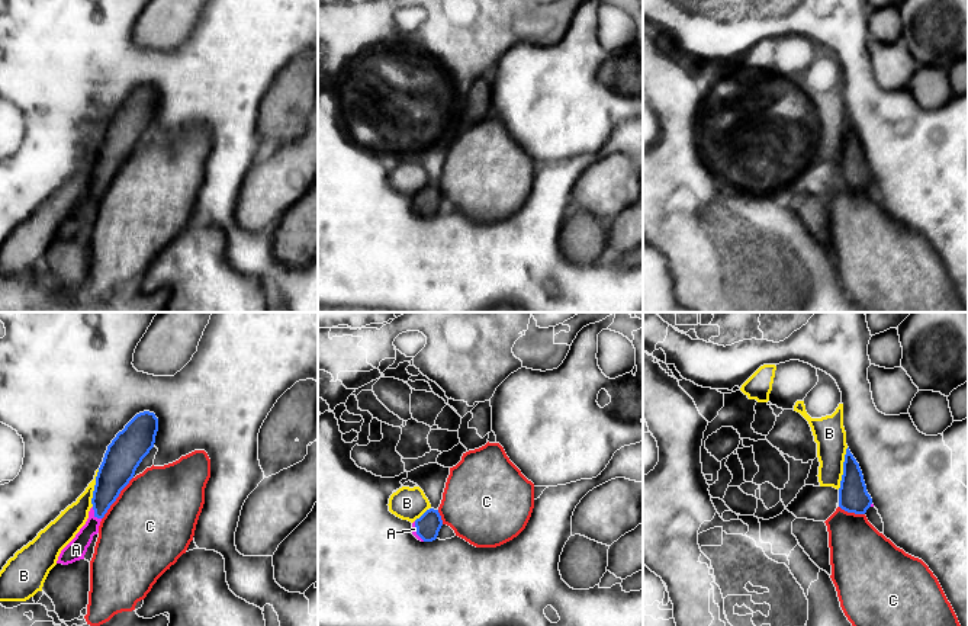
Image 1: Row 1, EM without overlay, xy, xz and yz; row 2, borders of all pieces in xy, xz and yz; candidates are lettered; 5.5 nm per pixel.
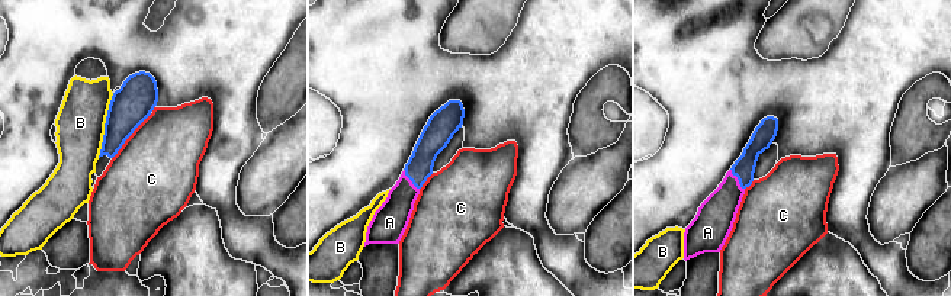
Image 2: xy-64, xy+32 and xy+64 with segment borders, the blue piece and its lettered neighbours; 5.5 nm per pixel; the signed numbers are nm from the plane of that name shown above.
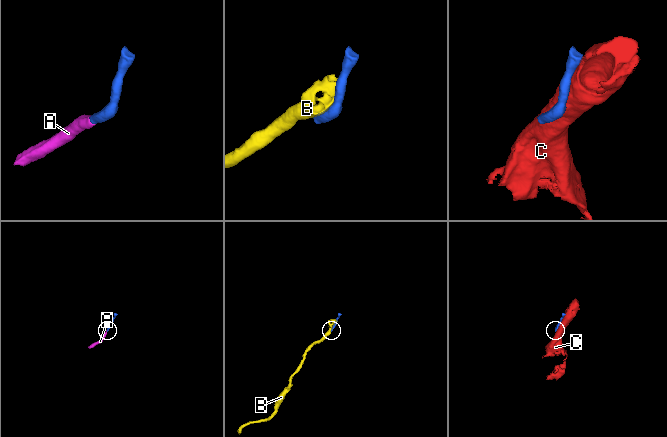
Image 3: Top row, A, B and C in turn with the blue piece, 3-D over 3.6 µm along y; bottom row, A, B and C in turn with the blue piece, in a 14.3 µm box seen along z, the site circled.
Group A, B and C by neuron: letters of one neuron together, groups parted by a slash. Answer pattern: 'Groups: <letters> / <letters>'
Groups: A / B / C

